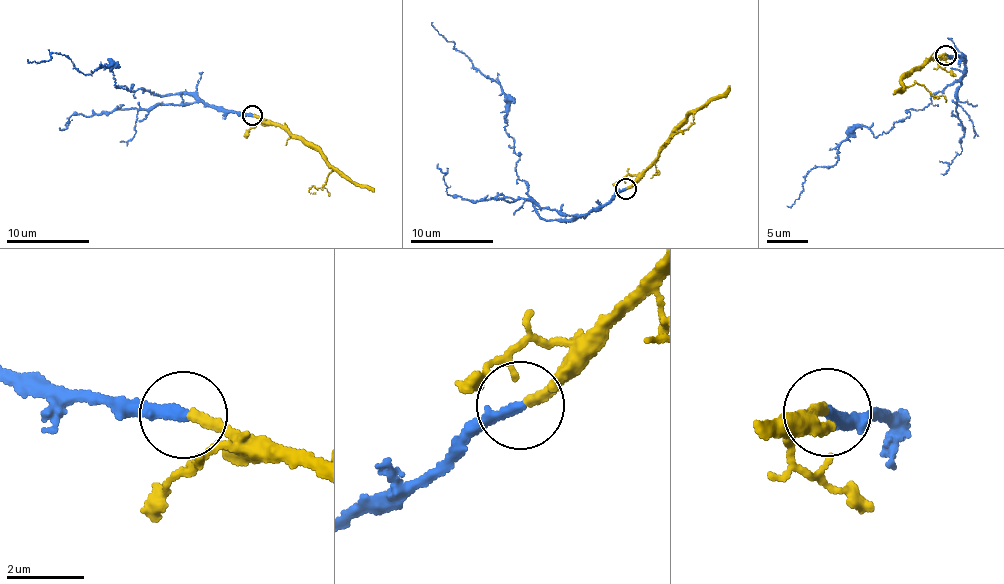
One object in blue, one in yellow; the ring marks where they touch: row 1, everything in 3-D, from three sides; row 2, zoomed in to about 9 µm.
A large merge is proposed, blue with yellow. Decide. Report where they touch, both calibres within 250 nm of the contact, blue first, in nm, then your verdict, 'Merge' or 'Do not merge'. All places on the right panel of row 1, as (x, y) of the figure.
Place: (946, 55). Thickness 280 nm (blue) against 240 nm. Merge

